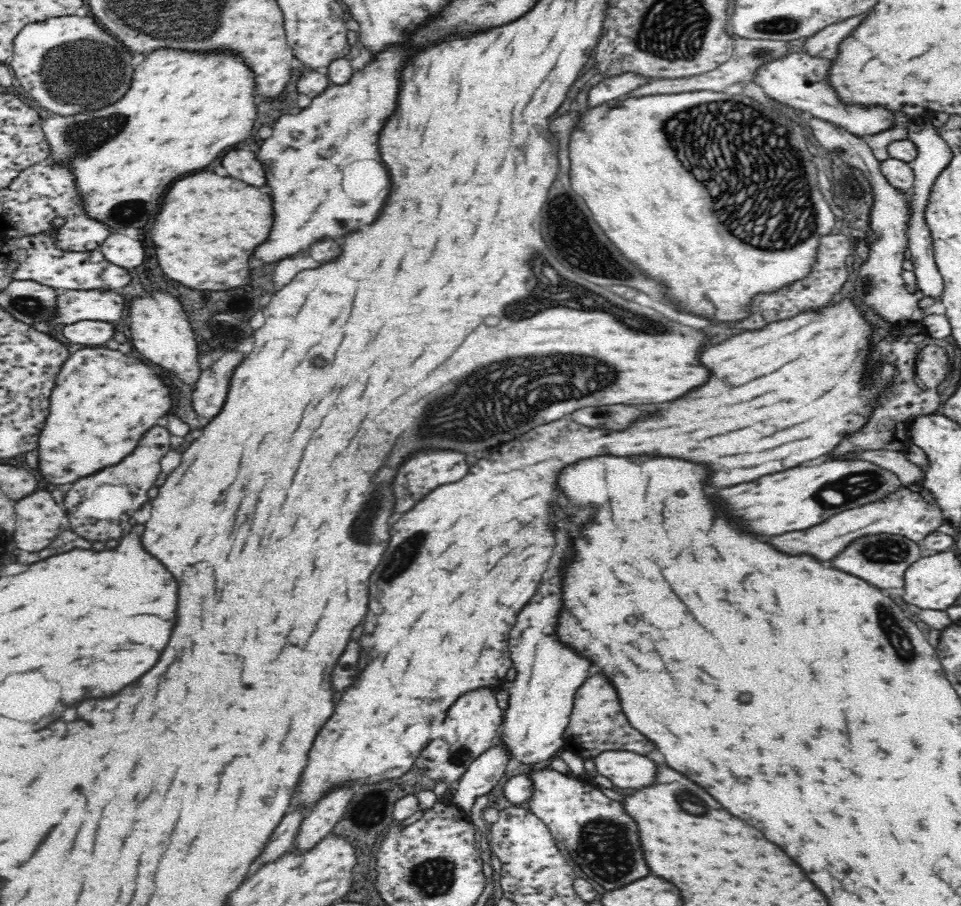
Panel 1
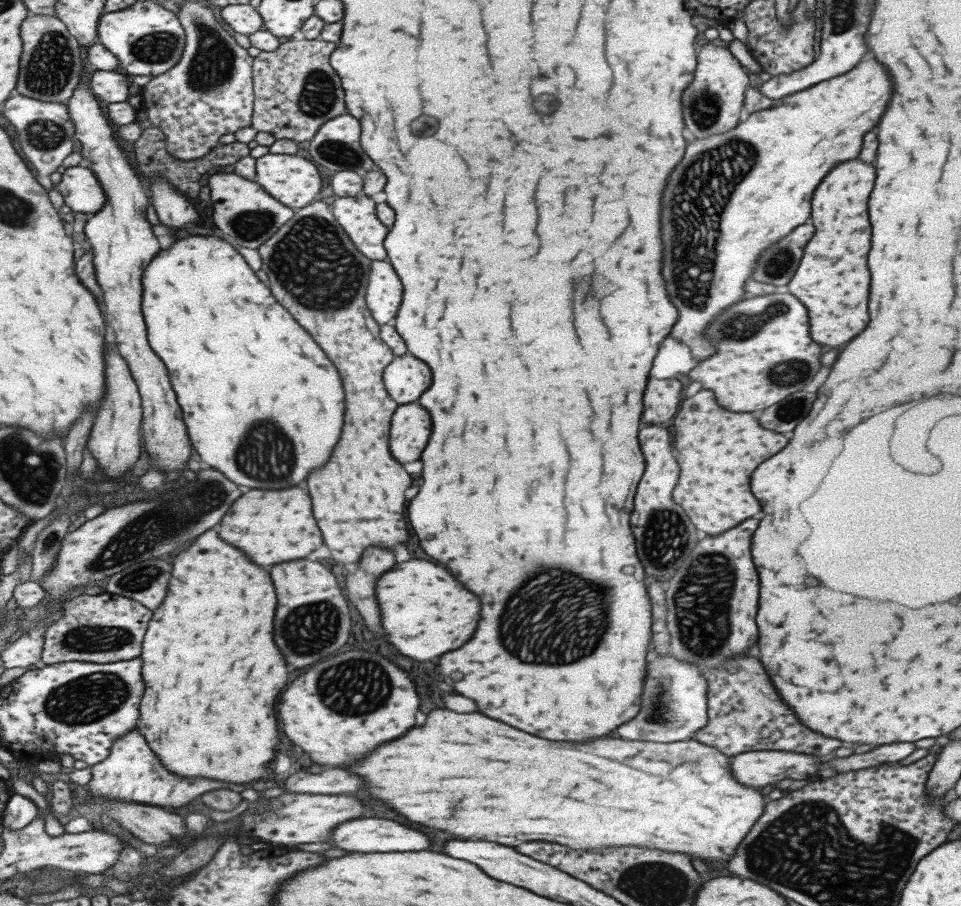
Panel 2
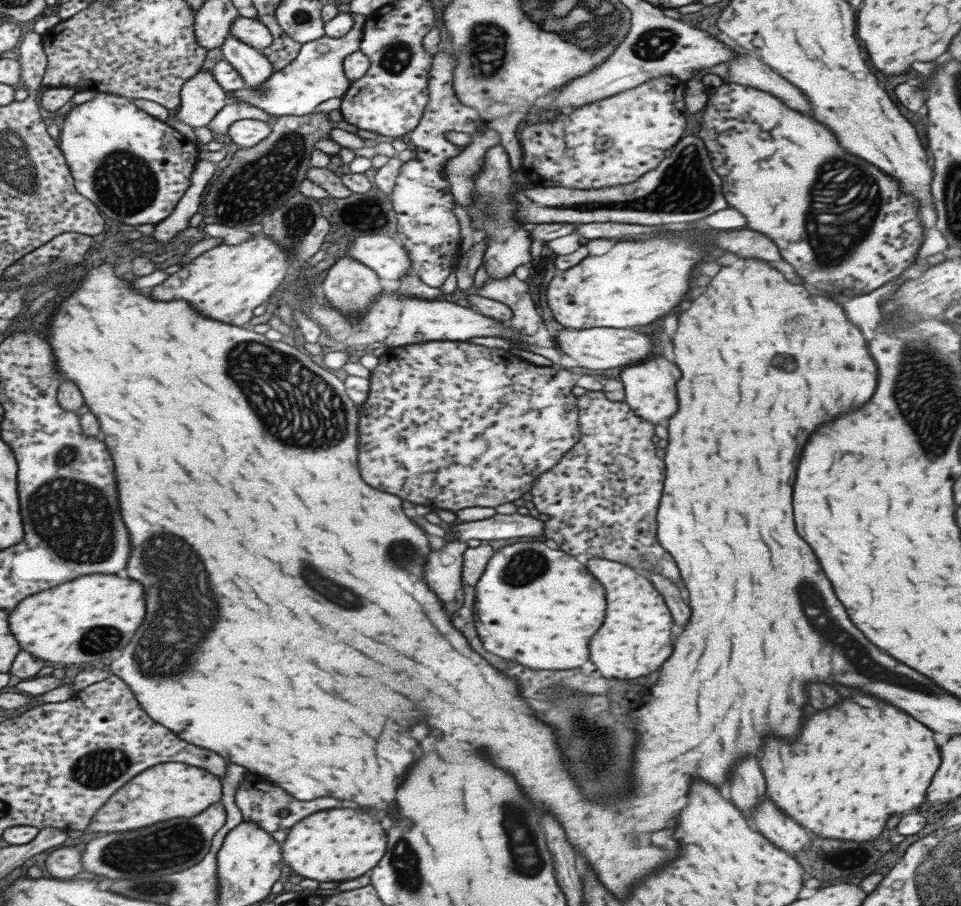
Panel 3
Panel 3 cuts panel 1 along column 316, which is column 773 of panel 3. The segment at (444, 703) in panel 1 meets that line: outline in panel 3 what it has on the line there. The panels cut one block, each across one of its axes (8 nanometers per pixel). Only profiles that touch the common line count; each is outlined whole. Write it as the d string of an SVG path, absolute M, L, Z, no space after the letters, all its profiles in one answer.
M851 690L849 694L851 696L841 698L833 708L805 716L795 742L769 736L763 742L759 766L767 784L766 796L783 814L817 836L865 842L881 832L889 816L913 808L916 812L940 765L940 752L933 742L933 732L911 716L859 690Z

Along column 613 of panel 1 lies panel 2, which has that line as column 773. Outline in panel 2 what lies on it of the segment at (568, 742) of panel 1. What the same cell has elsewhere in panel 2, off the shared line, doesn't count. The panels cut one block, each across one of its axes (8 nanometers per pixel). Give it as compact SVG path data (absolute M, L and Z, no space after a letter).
M737 656L723 666L703 672L707 688L707 723L691 740L705 746L714 747L720 754L729 758L743 752L777 750L782 752L801 752L819 758L827 758L841 742L823 738L813 730L807 730L795 714L785 706L771 686L767 674L759 660L749 656Z

